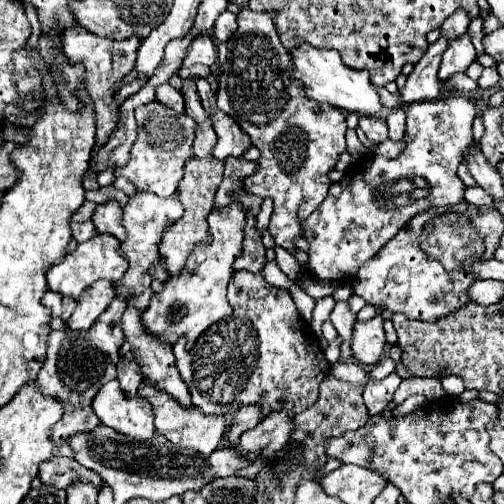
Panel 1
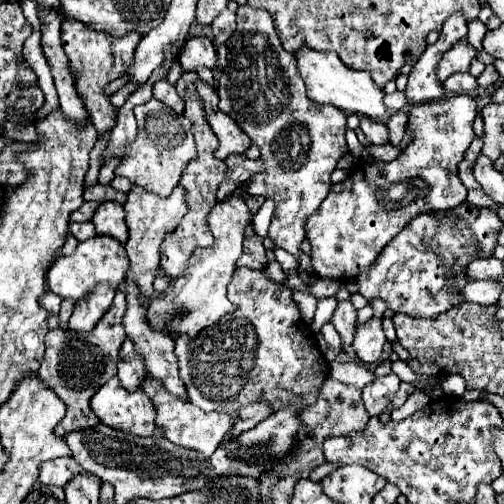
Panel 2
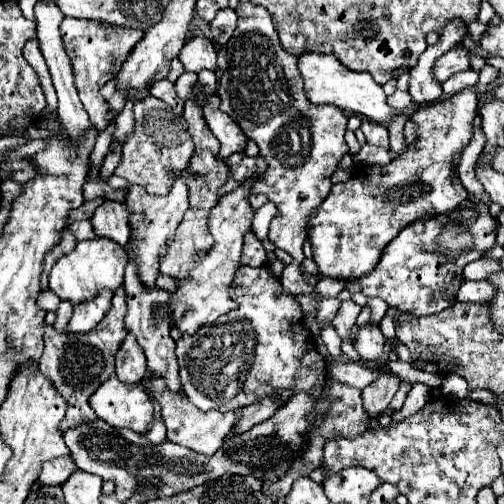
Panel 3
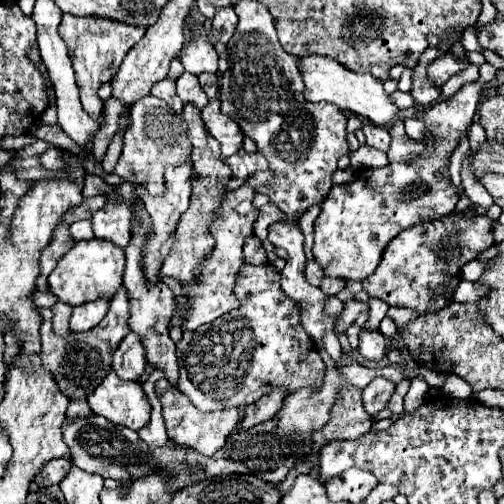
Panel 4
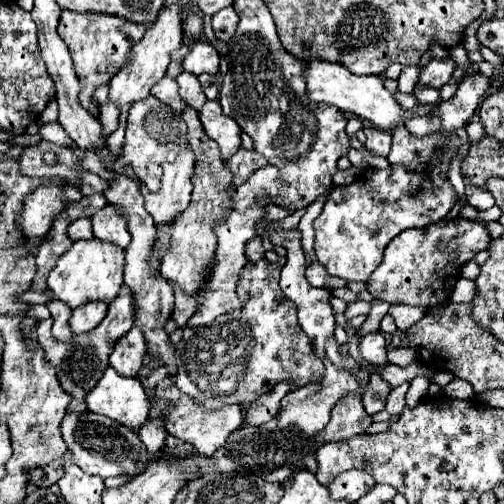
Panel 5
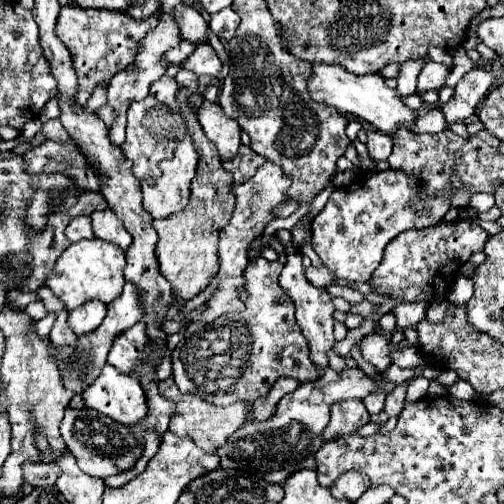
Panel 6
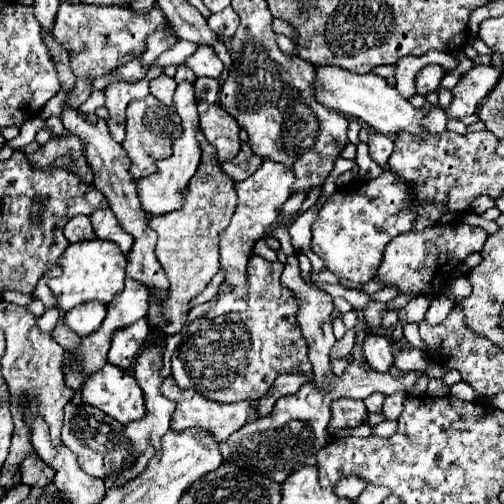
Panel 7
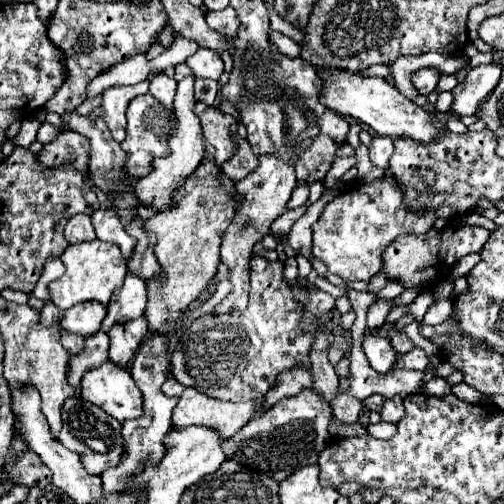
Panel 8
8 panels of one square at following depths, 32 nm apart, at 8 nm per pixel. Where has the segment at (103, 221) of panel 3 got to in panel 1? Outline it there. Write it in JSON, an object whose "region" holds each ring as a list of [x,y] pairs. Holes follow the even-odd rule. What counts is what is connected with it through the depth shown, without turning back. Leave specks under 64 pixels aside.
{"region":[[[108,200],[104,204],[98,204],[94,210],[94,216],[92,216],[96,232],[108,232],[122,242],[126,238],[126,232],[122,228],[120,220],[122,220],[122,208],[116,200]]]}

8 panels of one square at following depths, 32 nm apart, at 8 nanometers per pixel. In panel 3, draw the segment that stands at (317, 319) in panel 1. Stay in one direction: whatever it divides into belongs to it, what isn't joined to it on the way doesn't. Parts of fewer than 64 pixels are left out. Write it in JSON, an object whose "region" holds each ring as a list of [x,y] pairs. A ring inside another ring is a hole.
{"region":[[[322,298],[320,300],[320,320],[330,322],[334,318],[334,314],[340,308],[340,300],[338,298]]]}

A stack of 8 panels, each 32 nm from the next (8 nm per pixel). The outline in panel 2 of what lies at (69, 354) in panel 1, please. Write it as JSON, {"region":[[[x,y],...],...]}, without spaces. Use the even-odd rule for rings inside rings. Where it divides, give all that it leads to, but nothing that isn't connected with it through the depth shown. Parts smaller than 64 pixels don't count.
{"region":[[[116,290],[114,302],[108,308],[108,312],[100,318],[100,324],[92,328],[90,332],[72,332],[72,330],[50,330],[46,334],[46,354],[40,364],[40,380],[60,400],[66,404],[66,416],[56,424],[56,436],[64,438],[68,432],[84,430],[84,428],[94,428],[100,420],[90,408],[90,398],[98,392],[102,384],[106,384],[112,376],[116,376],[116,360],[118,360],[118,350],[122,342],[126,340],[124,328],[122,328],[122,316],[126,312],[126,296],[124,292]]]}

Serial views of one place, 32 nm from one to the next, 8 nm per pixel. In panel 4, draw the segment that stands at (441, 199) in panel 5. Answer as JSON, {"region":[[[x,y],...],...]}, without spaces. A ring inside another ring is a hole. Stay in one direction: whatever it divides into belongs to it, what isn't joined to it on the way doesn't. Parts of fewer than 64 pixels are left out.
{"region":[[[472,82],[462,86],[452,98],[436,102],[416,118],[424,122],[426,144],[420,156],[408,162],[390,162],[384,168],[360,168],[348,184],[336,184],[326,200],[320,204],[320,214],[314,222],[314,260],[322,266],[326,276],[342,280],[364,280],[382,260],[386,244],[402,230],[424,224],[450,214],[460,190],[452,184],[448,164],[460,140],[468,136],[472,118],[480,104],[484,84]]]}

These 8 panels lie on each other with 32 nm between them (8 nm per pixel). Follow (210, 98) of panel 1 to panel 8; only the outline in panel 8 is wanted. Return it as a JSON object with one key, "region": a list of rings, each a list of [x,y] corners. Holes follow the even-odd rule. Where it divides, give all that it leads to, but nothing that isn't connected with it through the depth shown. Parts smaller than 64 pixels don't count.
{"region":[[[196,104],[196,114],[200,118],[204,138],[216,148],[216,164],[222,166],[238,148],[238,122],[234,116],[224,114],[216,106]]]}

